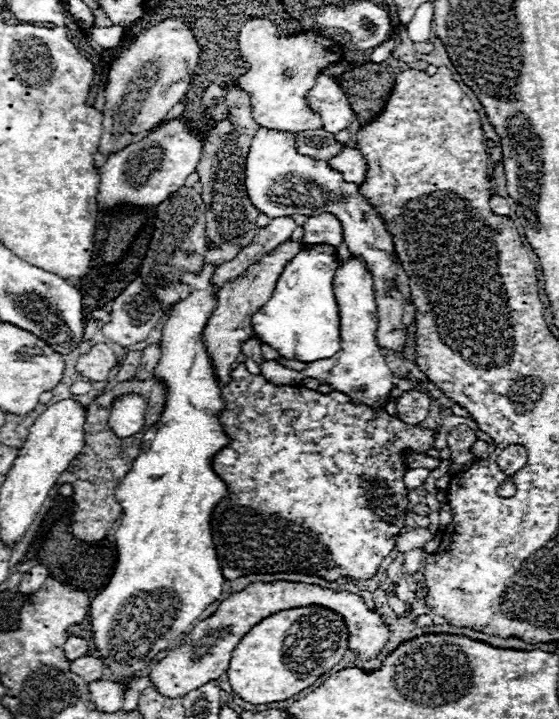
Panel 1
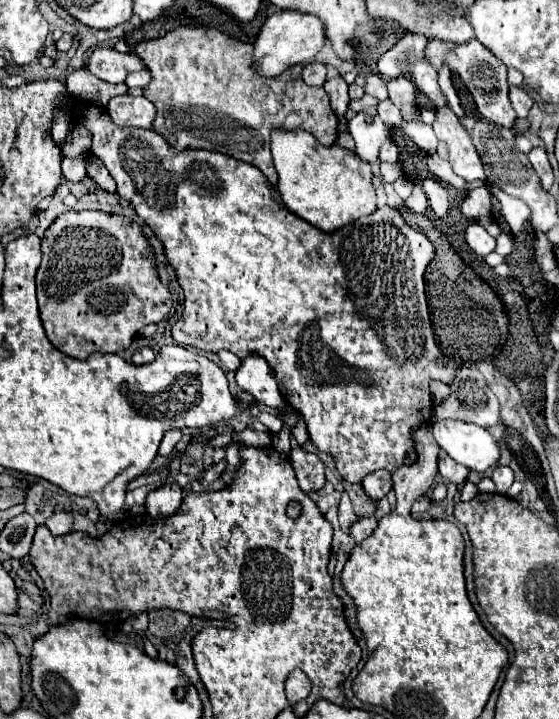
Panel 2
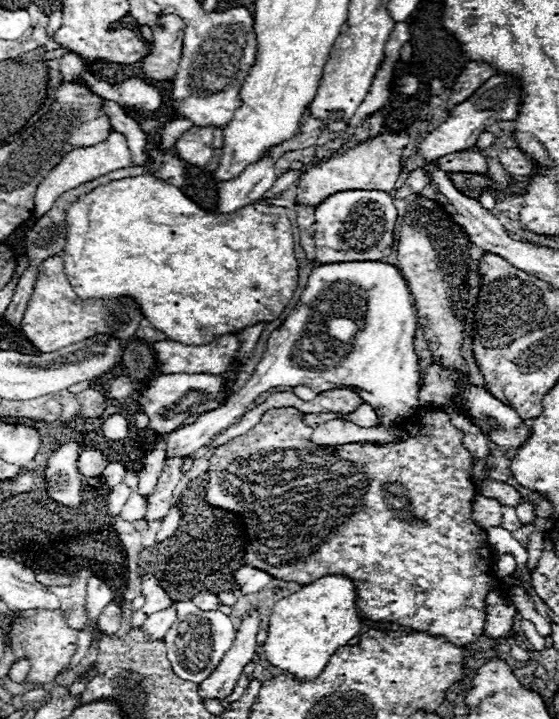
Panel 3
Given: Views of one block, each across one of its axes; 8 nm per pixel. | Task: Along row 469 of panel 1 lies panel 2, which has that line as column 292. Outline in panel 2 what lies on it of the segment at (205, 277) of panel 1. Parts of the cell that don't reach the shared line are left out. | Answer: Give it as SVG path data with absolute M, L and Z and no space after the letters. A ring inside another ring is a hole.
M294 130L272 134L272 158L278 172L276 190L282 204L322 232L334 232L376 210L372 166L340 144L322 146L310 132Z

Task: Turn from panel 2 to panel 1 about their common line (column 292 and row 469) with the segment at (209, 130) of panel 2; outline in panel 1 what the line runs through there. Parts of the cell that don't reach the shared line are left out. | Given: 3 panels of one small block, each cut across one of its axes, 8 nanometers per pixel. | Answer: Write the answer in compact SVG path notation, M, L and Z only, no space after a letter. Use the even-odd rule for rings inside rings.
M150 378L146 382L140 380L130 380L124 384L116 384L108 394L96 398L88 408L86 408L86 426L84 426L84 448L80 452L80 456L76 456L76 460L72 460L72 466L68 466L60 480L58 486L64 482L70 482L74 486L74 514L72 514L72 534L80 540L102 540L108 536L110 528L114 526L114 522L122 516L122 506L118 504L118 500L114 498L114 490L116 484L124 478L126 472L130 472L134 458L140 454L142 448L142 436L144 430L140 430L136 436L130 438L118 438L112 428L108 426L108 418L110 418L110 408L112 402L128 392L136 392L140 396L144 396L144 400L148 400L148 416L144 418L146 428L150 428L152 424L158 422L162 410L164 410L164 402L166 402L166 390L164 386Z

